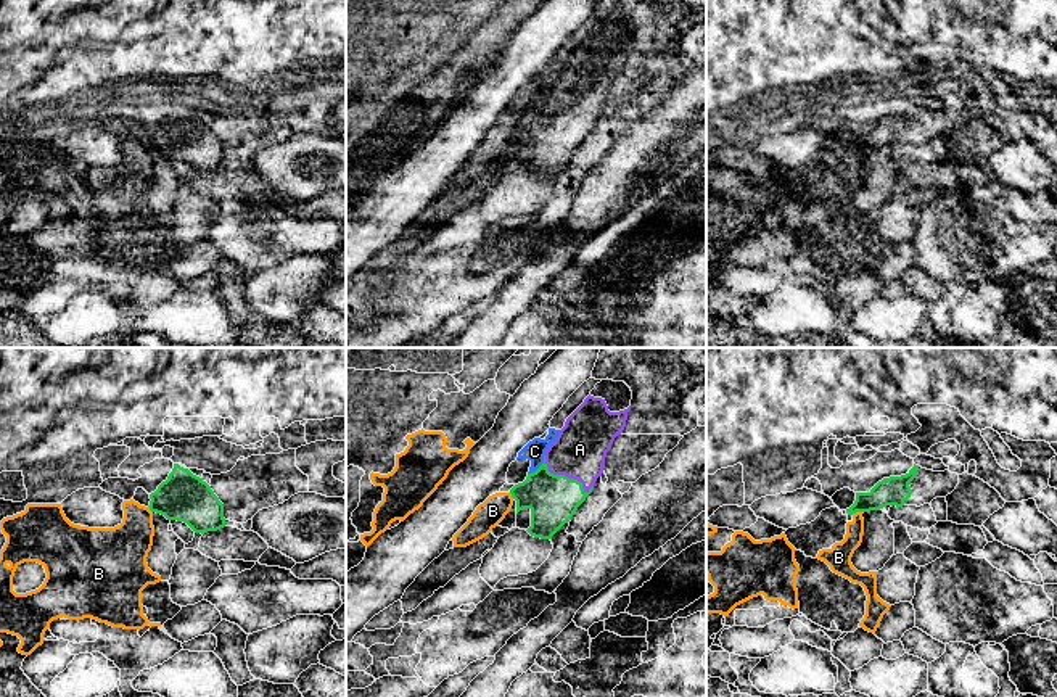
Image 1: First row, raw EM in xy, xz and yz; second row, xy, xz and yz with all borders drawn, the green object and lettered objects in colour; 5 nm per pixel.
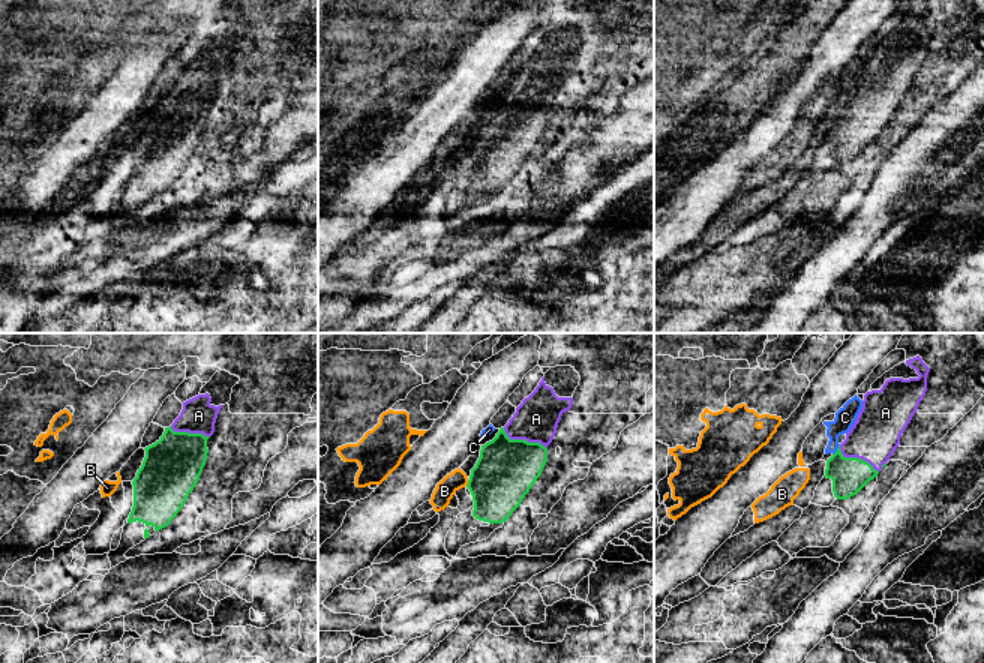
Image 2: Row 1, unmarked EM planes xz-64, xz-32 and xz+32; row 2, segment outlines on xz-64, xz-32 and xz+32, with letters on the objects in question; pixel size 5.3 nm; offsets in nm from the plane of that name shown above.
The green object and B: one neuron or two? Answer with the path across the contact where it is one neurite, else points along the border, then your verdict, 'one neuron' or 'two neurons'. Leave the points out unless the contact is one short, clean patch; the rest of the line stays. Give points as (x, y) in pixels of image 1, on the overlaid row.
along yz (863, 511), (851, 514) | two neurons

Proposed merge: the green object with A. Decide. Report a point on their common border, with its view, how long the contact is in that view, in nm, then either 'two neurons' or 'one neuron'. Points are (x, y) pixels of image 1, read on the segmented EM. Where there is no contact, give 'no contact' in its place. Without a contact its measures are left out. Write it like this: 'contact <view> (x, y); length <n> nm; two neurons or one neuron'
contact xz (563, 475); length 300 nm; one neuron

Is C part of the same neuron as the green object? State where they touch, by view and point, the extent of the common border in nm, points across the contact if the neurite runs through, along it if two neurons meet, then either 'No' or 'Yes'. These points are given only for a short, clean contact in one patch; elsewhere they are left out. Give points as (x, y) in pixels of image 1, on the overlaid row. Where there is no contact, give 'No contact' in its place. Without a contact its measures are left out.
Touches green at xz (541, 466). Shared border 130 nm. Boundary: xz (544, 454), (544, 461), (528, 474). No

